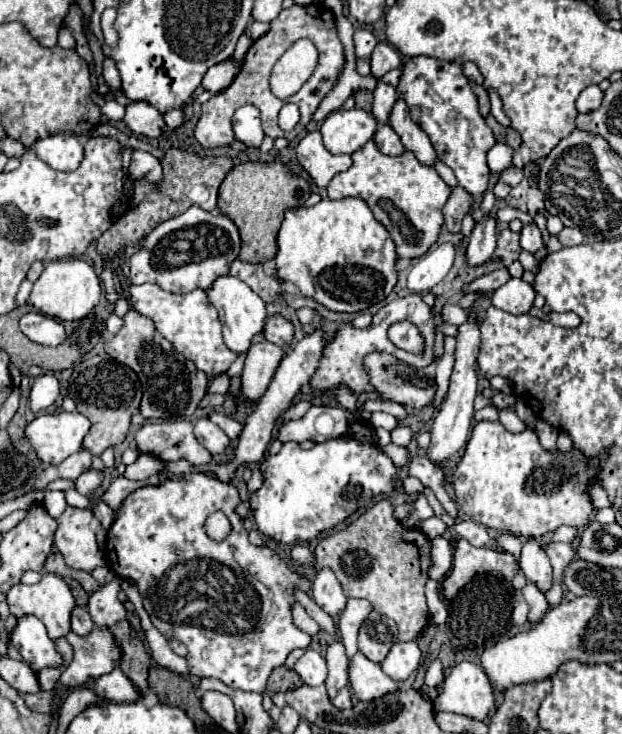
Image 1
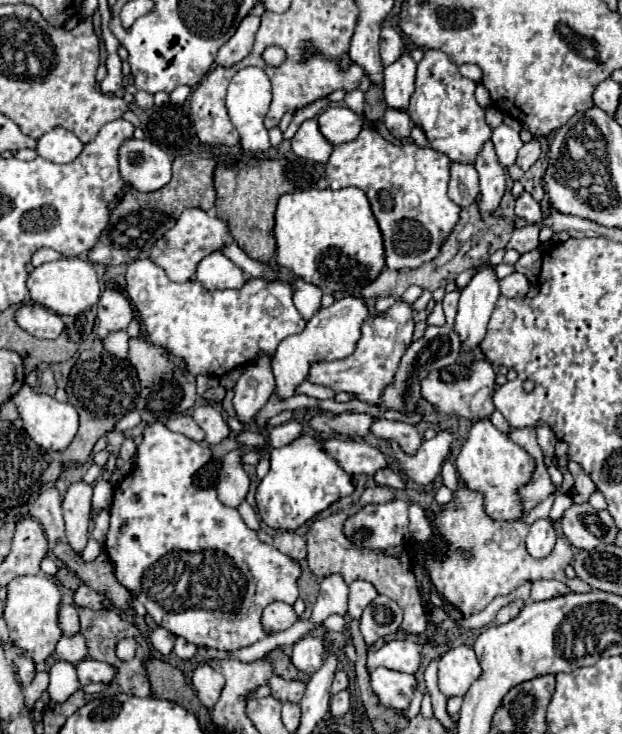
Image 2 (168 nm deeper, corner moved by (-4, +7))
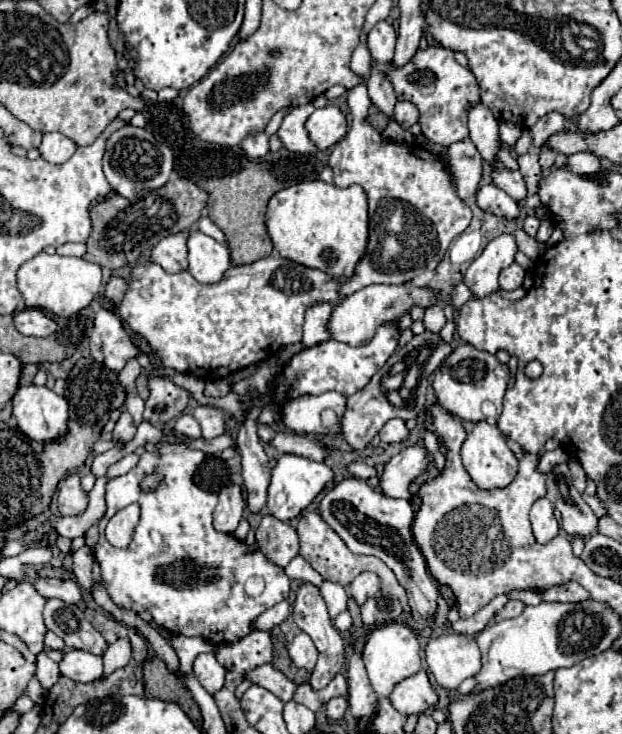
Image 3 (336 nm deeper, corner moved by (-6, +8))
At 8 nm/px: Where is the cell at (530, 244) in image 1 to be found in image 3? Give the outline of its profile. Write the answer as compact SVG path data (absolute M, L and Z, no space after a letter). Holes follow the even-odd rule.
M496 167L492 171L492 177L494 177L494 183L506 191L514 201L522 201L526 199L528 191L526 191L526 183L524 183L524 177L520 171L508 171L506 167Z

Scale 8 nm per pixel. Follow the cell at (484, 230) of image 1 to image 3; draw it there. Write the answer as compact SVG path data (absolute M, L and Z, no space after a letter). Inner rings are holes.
M482 103L472 107L468 113L468 129L470 129L470 139L480 151L482 159L490 165L496 165L498 149L502 147L502 143L498 135L498 121L494 119L492 111L486 109Z

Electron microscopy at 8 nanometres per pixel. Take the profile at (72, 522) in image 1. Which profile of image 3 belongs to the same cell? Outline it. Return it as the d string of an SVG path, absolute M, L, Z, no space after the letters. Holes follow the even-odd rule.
M76 473L68 475L58 489L58 509L62 515L82 515L88 507L88 493L80 485Z

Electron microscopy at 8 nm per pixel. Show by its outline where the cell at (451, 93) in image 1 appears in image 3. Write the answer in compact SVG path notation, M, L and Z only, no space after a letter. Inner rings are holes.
M430 45L426 51L418 49L406 67L390 69L388 77L394 85L398 101L410 101L420 111L422 135L438 145L452 145L468 139L468 111L480 99L480 87L470 69L456 63L454 53L440 45Z

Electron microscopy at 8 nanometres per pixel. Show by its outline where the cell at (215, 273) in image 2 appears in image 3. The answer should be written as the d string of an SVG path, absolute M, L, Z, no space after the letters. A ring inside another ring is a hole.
M192 231L188 239L188 271L200 283L218 283L232 267L228 247L216 243L202 231Z

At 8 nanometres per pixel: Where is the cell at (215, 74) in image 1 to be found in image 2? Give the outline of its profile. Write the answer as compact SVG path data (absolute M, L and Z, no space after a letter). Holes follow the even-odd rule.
M248 14L242 20L242 24L238 26L236 34L220 48L220 52L216 56L216 64L218 66L232 66L232 64L240 62L244 56L248 56L252 50L258 26L260 26L260 18L254 14Z

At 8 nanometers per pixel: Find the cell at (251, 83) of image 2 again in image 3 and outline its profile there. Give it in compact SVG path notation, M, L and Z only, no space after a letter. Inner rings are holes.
M264 131L248 135L242 143L242 149L248 157L264 157L270 151L270 143L268 143L268 135Z

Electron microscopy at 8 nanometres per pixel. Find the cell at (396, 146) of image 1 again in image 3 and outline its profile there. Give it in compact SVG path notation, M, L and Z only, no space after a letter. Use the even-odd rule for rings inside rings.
M400 101L400 103L396 103L396 107L394 107L392 119L394 119L398 125L402 125L404 129L410 129L410 127L418 121L418 109L416 109L412 103L408 103L408 101Z

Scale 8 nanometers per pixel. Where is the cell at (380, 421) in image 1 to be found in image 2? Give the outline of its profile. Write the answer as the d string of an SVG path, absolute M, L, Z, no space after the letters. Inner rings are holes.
M396 302L390 310L378 316L370 316L362 326L362 338L358 340L356 350L352 356L344 360L332 362L316 362L310 364L308 380L312 384L320 384L332 388L334 392L348 392L354 394L356 400L378 404L382 390L392 382L398 362L404 354L404 348L410 346L414 334L414 320L412 320L412 306L404 302Z

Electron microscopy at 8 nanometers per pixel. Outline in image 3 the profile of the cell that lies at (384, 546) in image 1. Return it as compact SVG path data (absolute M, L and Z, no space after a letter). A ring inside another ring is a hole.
M304 513L300 515L300 521L298 521L298 537L300 537L300 555L312 565L312 569L316 569L324 579L328 581L334 581L334 583L342 583L344 587L360 573L364 571L372 571L380 577L382 581L382 591L396 597L402 607L404 607L404 615L406 617L412 617L412 611L410 611L410 605L408 605L408 595L406 595L406 589L398 583L394 571L390 571L390 567L386 567L378 557L368 557L368 555L354 555L346 543L338 537L338 533L322 519L320 513Z

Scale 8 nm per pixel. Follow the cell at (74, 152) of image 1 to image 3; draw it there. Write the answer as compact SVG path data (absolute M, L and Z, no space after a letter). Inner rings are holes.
M46 133L38 151L48 163L66 163L74 155L76 147L78 145L62 133Z

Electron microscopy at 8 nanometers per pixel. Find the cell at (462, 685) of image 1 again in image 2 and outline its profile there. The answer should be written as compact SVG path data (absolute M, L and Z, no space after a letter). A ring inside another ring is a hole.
M456 646L438 660L438 686L444 696L464 696L470 684L480 676L480 664L472 646Z

